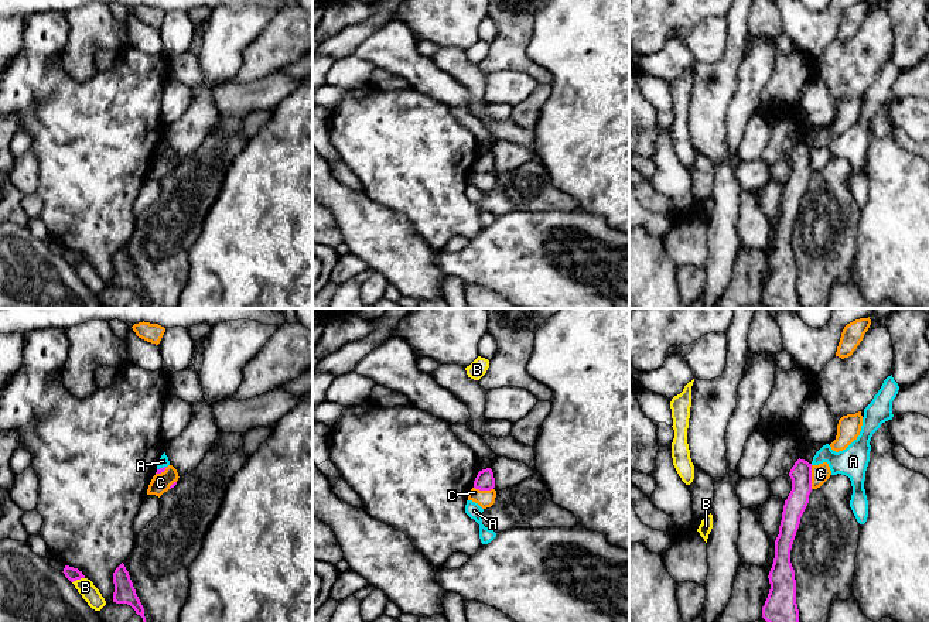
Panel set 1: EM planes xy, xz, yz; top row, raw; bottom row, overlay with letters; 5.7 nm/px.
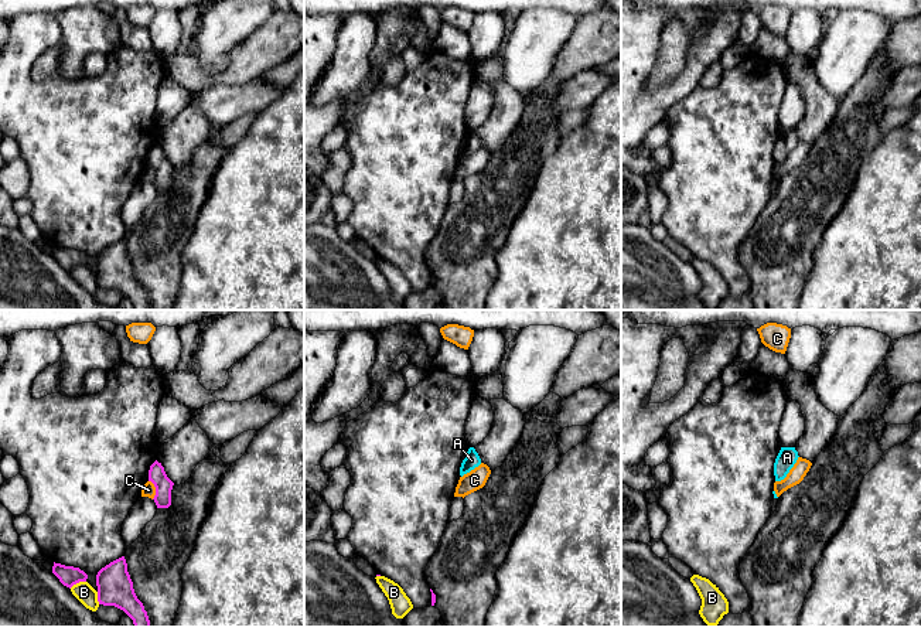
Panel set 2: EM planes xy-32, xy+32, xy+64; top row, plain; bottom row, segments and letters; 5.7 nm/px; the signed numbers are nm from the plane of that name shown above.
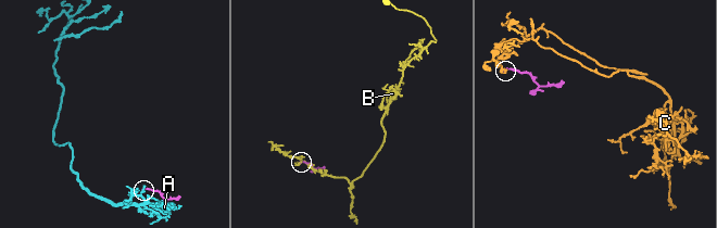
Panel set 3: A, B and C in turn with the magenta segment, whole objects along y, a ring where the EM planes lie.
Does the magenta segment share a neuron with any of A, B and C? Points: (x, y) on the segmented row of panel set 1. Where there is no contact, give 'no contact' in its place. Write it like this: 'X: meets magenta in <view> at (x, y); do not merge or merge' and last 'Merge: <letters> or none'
A: meets magenta in xy at (161, 468); do not merge
B: meets magenta in xy at (78, 578); do not merge
C: meets magenta in yz at (810, 477); do not merge
Merge: none

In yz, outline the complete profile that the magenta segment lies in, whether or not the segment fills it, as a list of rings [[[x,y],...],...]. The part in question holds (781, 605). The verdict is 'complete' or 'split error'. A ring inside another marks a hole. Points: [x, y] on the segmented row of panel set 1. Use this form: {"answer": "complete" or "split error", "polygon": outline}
{"answer": "complete", "polygon": [[[799,458],[789,476],[792,491],[783,505],[779,534],[775,540],[775,558],[768,575],[771,589],[762,606],[762,618],[766,622],[799,622],[790,550],[812,492],[812,464]]]}

